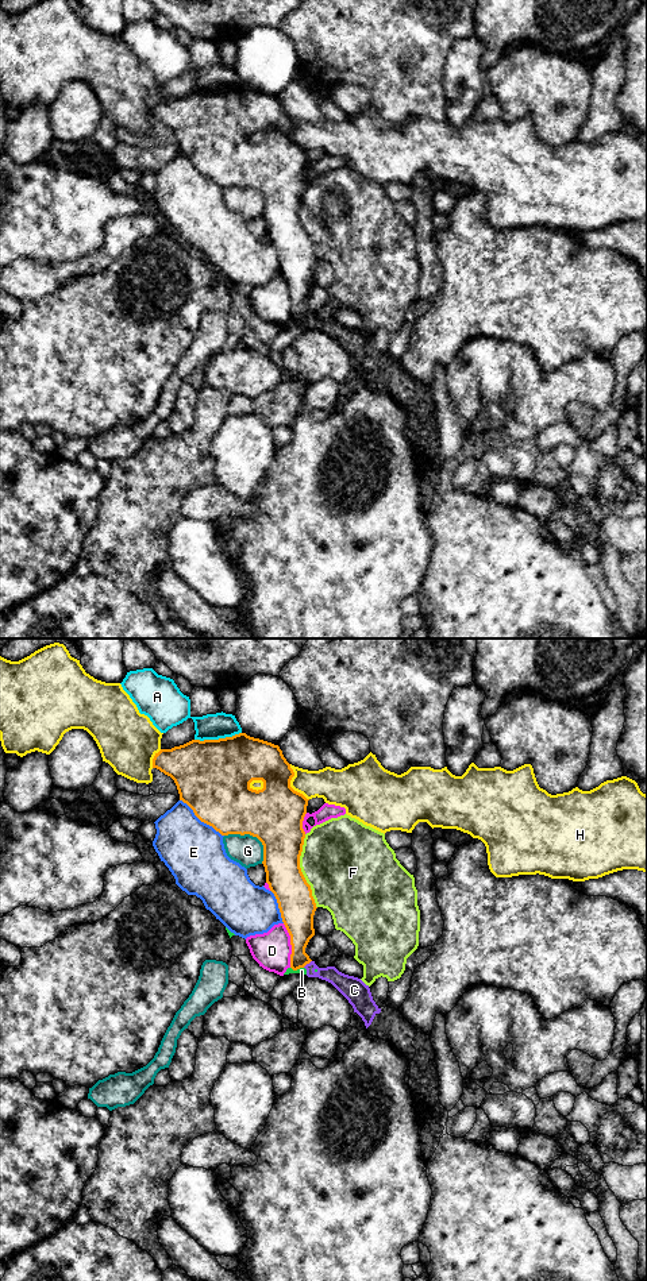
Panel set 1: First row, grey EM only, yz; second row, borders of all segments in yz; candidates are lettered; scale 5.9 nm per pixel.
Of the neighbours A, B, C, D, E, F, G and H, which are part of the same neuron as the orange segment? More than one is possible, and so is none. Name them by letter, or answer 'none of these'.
none of these

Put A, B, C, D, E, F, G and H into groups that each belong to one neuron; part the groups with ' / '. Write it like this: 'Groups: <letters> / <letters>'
Groups: A / B C / D / E / F / G / H

